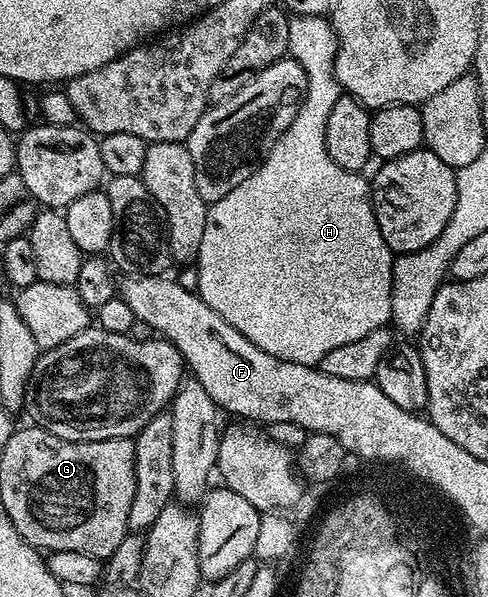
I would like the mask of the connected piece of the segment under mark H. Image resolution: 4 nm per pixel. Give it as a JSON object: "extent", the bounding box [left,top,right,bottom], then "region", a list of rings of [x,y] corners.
{"extent":[194,16,394,365],"region":[[[292,16],[290,19],[290,42],[288,50],[291,59],[306,70],[306,94],[304,101],[300,104],[298,114],[294,122],[274,142],[270,154],[242,182],[242,186],[234,186],[226,198],[218,198],[218,202],[208,205],[206,214],[206,230],[202,234],[200,249],[194,261],[198,272],[198,286],[195,291],[210,306],[210,310],[218,310],[234,330],[238,330],[254,346],[266,350],[266,354],[274,354],[274,358],[282,358],[286,362],[298,362],[299,364],[319,365],[330,350],[337,346],[346,346],[346,342],[354,342],[374,330],[385,327],[392,319],[390,310],[390,290],[392,289],[392,261],[394,254],[390,246],[386,246],[386,238],[382,238],[382,230],[378,230],[376,215],[372,209],[372,197],[370,195],[370,180],[367,175],[350,170],[342,170],[342,166],[334,166],[330,154],[326,154],[326,121],[330,119],[330,110],[334,107],[334,102],[342,94],[342,89],[336,77],[336,32],[332,29],[331,23],[323,16]]]}

